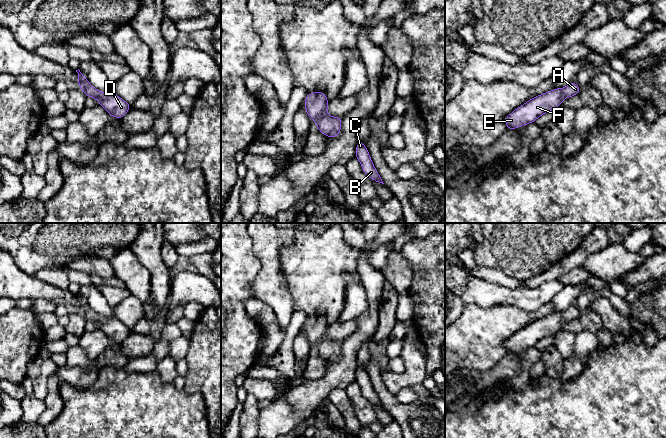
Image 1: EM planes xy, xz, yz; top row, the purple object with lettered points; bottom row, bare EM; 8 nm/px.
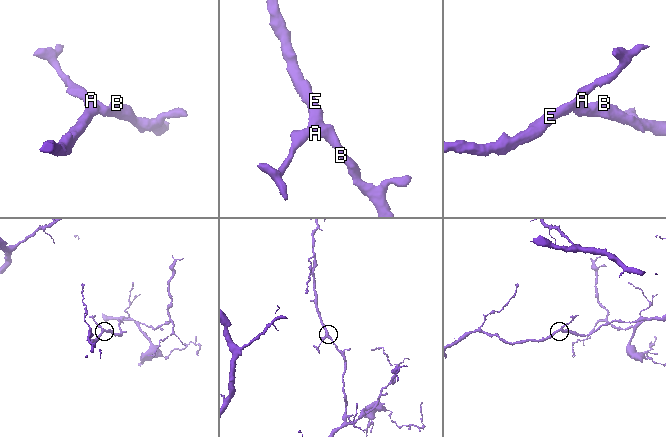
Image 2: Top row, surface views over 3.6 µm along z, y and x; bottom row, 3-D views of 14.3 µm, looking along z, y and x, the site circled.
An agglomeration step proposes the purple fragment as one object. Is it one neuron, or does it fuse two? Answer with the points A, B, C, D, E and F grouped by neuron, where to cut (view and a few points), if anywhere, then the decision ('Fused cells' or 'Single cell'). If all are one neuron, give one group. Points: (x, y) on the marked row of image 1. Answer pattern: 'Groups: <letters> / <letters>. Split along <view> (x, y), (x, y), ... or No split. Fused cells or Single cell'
Groups: A B C D E F. No split. Single cell

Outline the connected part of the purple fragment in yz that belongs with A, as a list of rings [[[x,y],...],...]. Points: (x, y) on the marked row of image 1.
[[[573,80],[564,89],[554,88],[531,98],[504,118],[507,130],[535,122],[541,115],[558,108],[564,98],[579,95],[580,91],[579,85]]]

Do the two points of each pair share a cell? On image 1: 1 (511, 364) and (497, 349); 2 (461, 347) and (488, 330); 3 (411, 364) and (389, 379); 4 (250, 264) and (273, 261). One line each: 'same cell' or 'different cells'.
1: different cells
2: same cell
3: same cell
4: different cells

